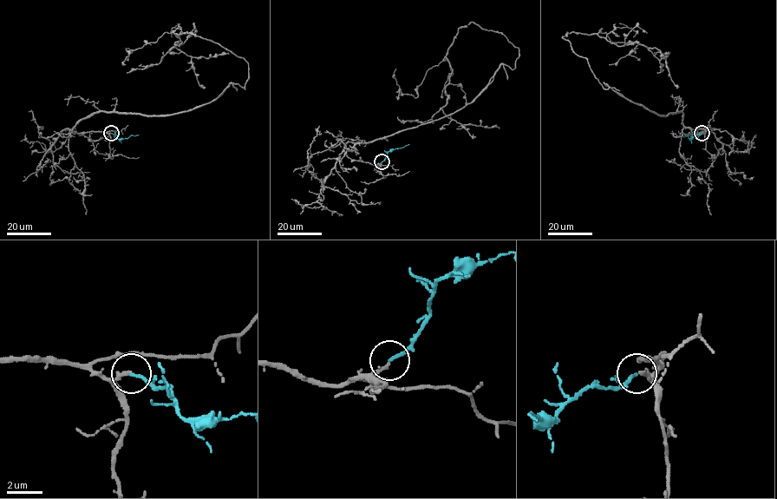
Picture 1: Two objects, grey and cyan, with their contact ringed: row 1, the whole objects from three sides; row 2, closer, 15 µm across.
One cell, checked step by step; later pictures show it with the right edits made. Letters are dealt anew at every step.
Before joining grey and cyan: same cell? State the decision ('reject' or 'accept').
accept

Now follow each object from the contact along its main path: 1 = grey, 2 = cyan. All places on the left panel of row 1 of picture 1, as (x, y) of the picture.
1: (111, 133), (74, 128), (244, 89), (242, 58), (175, 34), (187, 55), (228, 54)
2: (111, 133), (118, 139), (138, 134)

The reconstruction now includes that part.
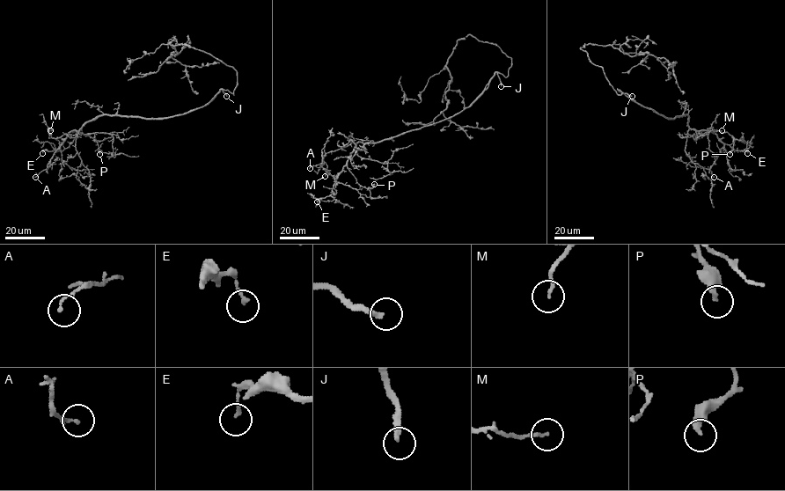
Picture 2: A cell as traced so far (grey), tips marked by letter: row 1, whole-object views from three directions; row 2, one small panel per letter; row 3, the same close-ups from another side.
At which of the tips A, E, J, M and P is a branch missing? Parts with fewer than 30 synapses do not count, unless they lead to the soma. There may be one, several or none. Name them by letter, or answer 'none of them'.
J

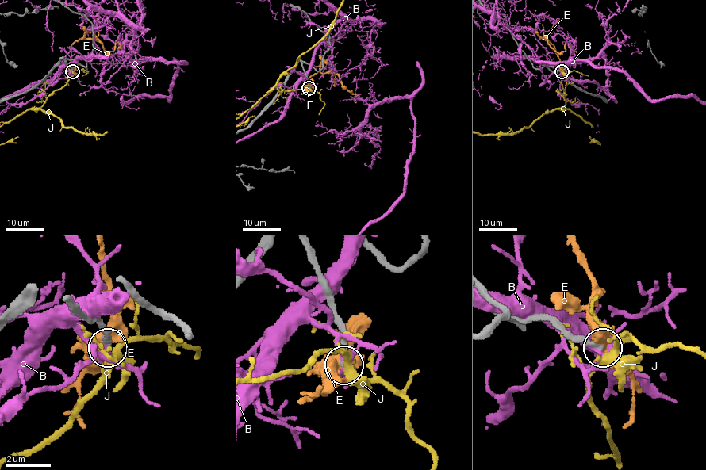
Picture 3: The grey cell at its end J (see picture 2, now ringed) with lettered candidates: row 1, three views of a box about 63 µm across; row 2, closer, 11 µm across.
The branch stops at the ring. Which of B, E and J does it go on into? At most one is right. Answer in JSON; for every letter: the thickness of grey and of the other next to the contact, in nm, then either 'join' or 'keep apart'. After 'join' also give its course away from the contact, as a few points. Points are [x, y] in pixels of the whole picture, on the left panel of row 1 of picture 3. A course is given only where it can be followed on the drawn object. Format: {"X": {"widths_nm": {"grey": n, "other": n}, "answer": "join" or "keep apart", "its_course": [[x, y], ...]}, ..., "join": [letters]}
{"B": {"widths_nm": {"grey": 280, "other": 100}, "answer": "keep apart"}, "E": {"widths_nm": {"grey": 280, "other": 600}, "answer": "keep apart"}, "J": {"widths_nm": {"grey": 200, "other": 320}, "answer": "keep apart"}, "join": []}

